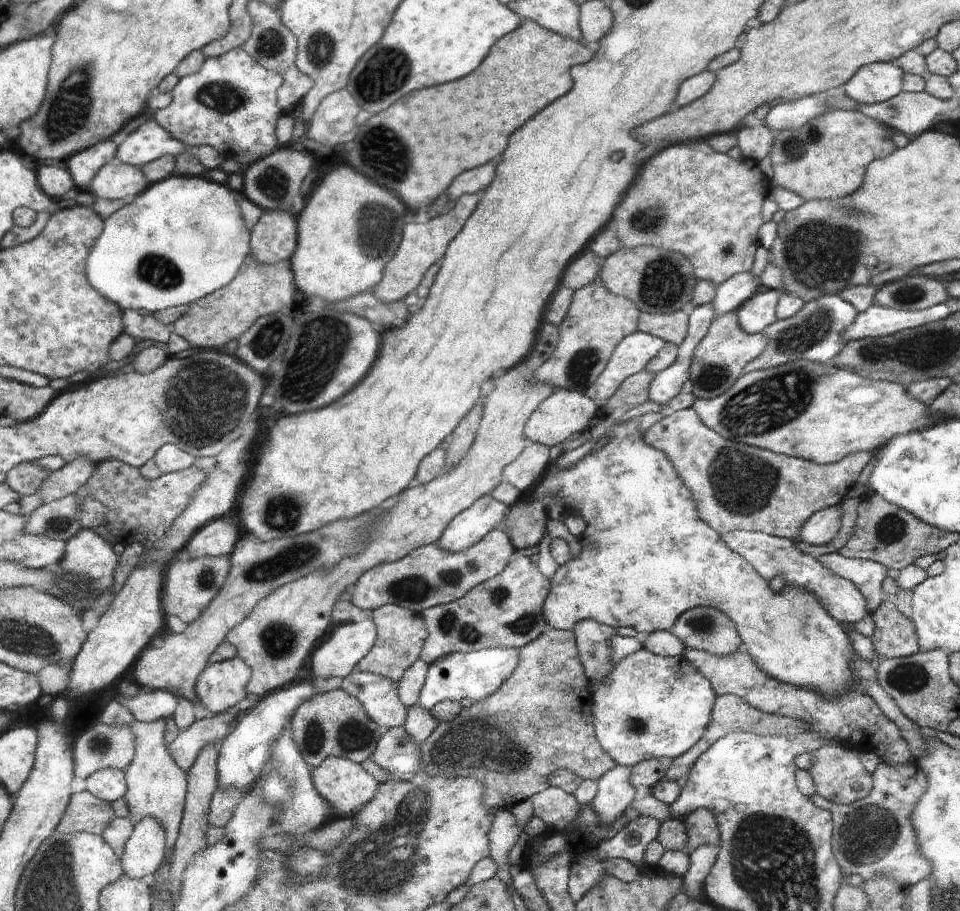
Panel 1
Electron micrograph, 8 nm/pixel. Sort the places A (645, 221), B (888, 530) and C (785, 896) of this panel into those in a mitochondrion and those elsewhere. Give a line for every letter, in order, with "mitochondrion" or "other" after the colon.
A: mitochondrion
B: mitochondrion
C: mitochondrion

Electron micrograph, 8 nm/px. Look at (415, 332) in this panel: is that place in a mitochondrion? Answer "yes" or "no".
no

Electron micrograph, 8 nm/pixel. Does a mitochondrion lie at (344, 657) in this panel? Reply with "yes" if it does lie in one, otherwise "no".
no

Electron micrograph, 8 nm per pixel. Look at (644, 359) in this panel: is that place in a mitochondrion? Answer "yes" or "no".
no

